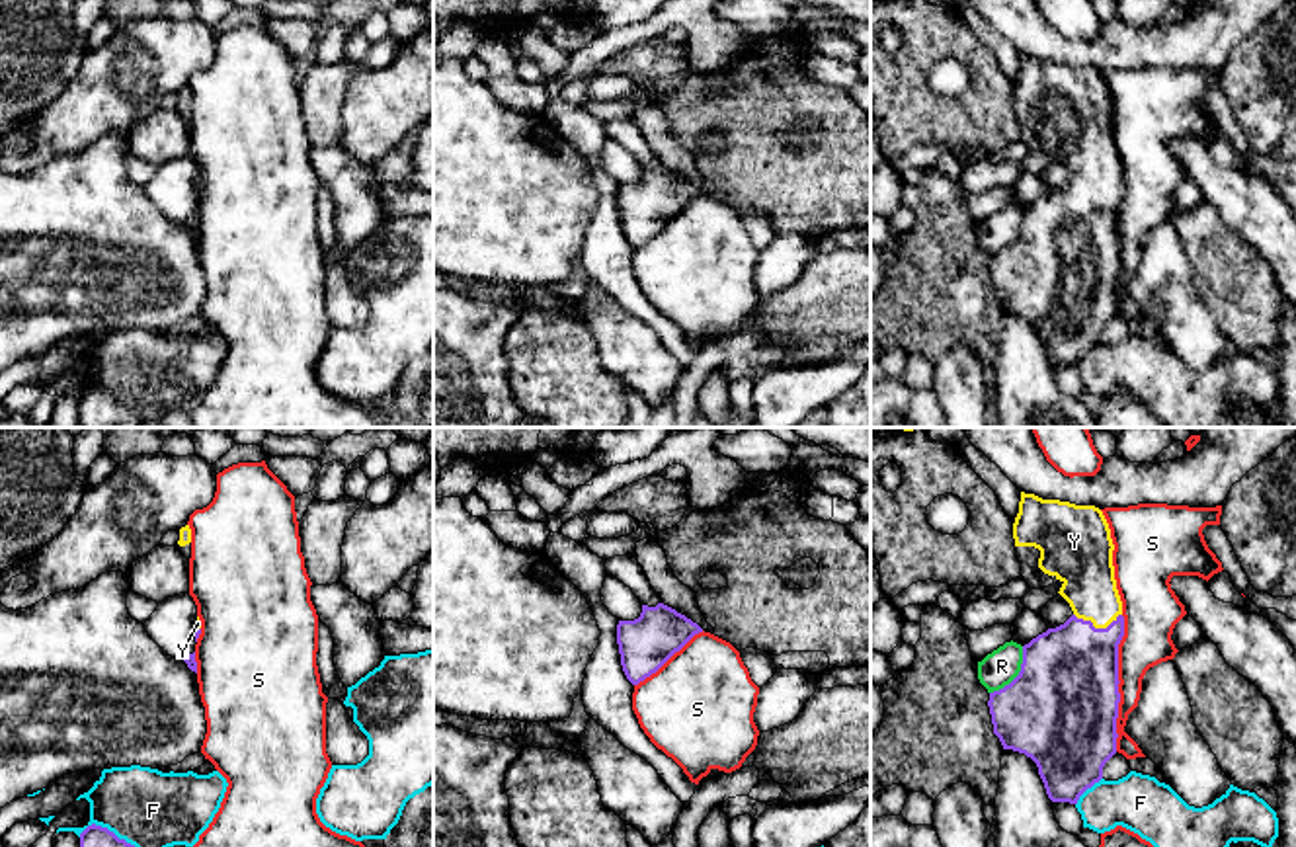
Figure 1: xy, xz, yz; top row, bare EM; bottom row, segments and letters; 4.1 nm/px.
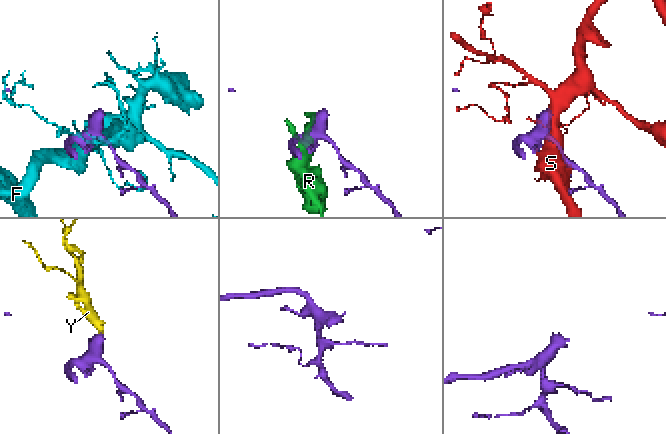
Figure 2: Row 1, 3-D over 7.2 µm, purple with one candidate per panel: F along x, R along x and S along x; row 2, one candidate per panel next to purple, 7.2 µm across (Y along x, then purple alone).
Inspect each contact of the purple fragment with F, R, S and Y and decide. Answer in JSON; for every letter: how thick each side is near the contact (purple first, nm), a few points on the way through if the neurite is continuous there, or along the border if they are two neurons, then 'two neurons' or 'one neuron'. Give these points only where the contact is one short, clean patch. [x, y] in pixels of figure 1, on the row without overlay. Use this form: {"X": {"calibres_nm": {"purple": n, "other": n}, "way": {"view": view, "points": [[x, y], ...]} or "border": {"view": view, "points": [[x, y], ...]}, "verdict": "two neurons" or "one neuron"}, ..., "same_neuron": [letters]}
{"F": {"calibres_nm": {"purple": 380, "other": 240}, "verdict": "two neurons"}, "R": {"calibres_nm": {"purple": 460, "other": 150}, "verdict": "two neurons"}, "S": {"calibres_nm": {"purple": 440, "other": 200}, "verdict": "two neurons"}, "Y": {"calibres_nm": {"purple": 420, "other": 220}, "way": {"view": "yz", "points": [[1068, 244], [1097, 192], [1097, 168], [1088, 135]]}, "verdict": "one neuron"}, "same_neuron": ["Y"]}

